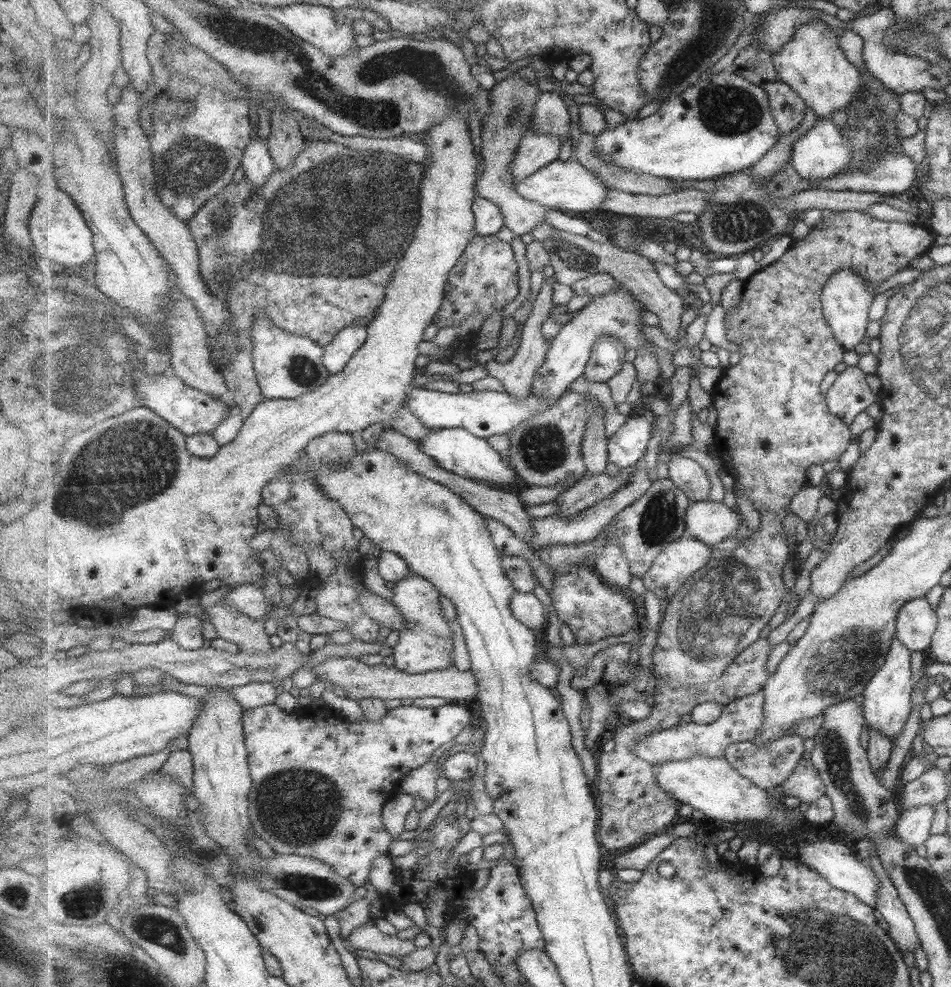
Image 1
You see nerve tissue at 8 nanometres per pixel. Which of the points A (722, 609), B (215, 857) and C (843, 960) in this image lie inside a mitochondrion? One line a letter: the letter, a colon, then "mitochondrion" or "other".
A: mitochondrion
B: mitochondrion
C: mitochondrion

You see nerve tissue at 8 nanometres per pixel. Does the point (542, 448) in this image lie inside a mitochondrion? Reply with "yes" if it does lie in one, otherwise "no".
yes

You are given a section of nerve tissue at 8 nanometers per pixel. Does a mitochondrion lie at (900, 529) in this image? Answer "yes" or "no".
no

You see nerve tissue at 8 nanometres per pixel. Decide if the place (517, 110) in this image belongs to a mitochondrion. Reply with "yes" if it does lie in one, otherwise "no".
yes

